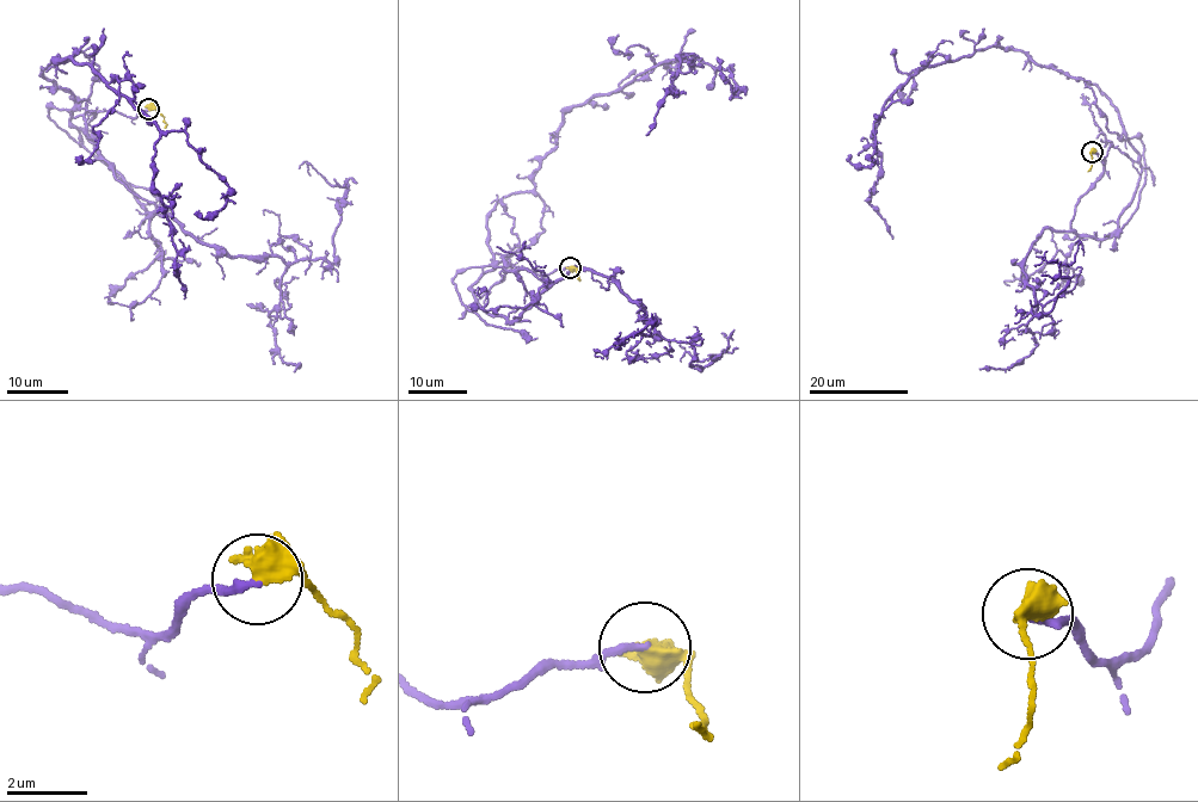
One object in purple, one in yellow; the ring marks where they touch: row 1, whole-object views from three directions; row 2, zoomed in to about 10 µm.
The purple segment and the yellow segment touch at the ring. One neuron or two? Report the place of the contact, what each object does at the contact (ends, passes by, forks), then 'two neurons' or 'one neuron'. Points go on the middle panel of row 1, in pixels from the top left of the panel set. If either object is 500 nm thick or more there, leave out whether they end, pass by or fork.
(570, 267) | purple ends | yellow passes by | one neuron

